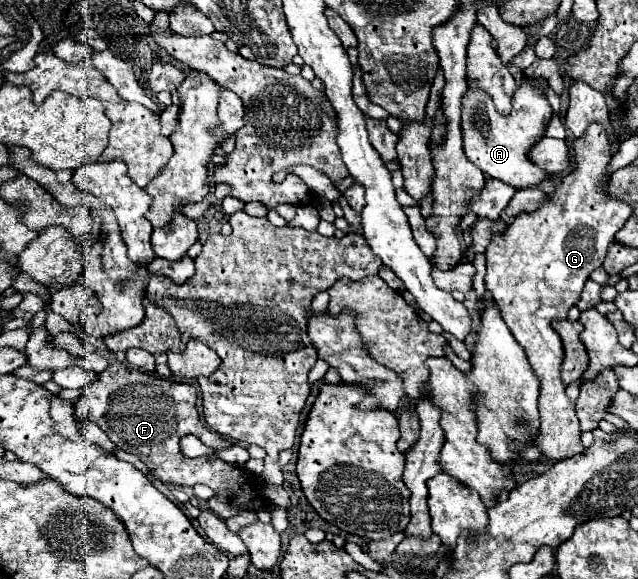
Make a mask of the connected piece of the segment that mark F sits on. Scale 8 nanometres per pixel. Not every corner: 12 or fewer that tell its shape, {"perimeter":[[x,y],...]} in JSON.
{"perimeter":[[120,362],[76,402],[160,482],[206,484],[224,520],[268,508],[254,474],[214,450],[196,388]]}

